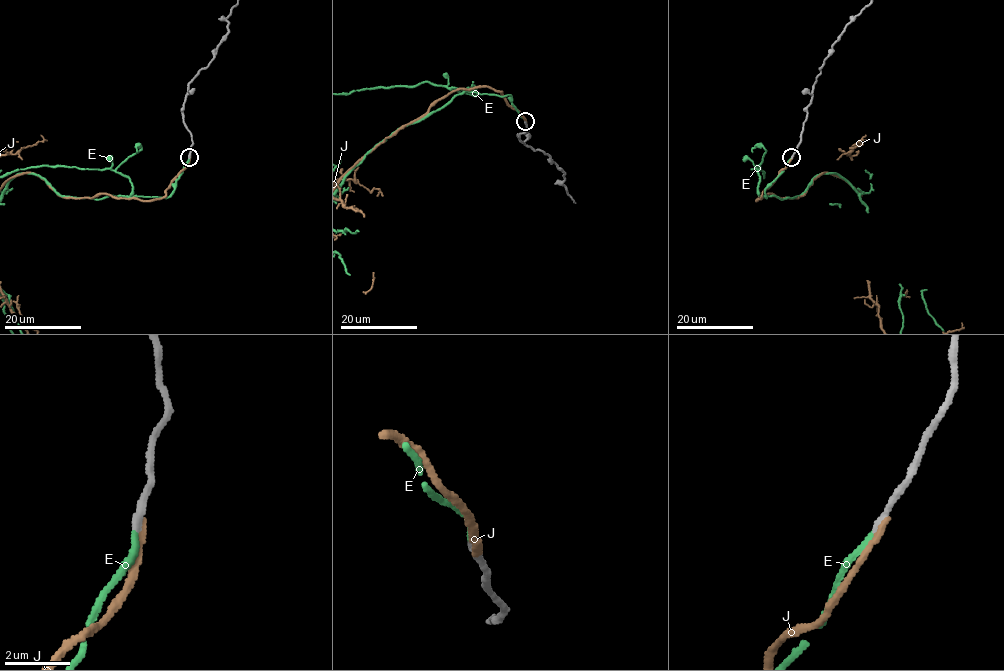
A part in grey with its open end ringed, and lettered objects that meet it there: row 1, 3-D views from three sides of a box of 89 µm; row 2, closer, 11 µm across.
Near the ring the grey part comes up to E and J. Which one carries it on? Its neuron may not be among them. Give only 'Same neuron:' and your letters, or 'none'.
Same neuron: E

